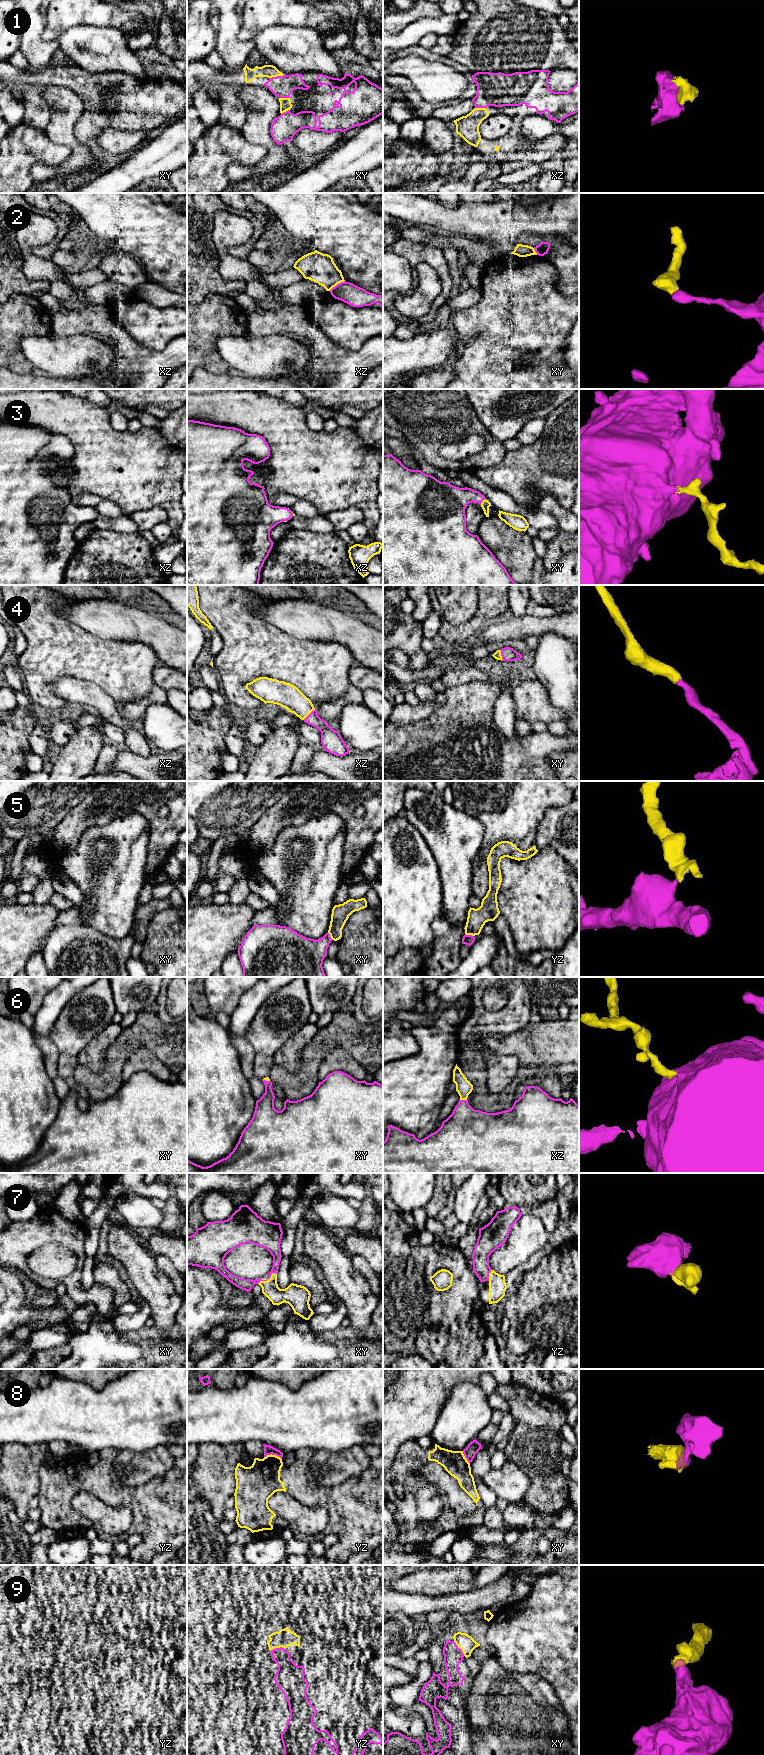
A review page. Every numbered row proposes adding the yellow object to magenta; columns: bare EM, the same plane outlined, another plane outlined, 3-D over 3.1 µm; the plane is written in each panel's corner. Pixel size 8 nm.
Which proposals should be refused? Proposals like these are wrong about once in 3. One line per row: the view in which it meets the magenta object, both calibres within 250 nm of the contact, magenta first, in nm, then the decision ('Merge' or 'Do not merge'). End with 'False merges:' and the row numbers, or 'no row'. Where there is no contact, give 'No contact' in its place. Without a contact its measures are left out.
1: Touches magenta in xy. Thickness 180 nm (magenta) against 100 nm. Merge
2: Touches magenta in xz. Thickness 160 nm (magenta) against 240 nm. Do not merge
3: Touches magenta in xy. Thickness 240 nm (magenta) against 70 nm. Merge
4: Touches magenta in xz. Thickness 140 nm (magenta) against 190 nm. Merge
5: Touches magenta in yz. Thickness 80 nm (magenta) against 160 nm. Do not merge
6: Touches magenta in xz. Thickness 380 nm (magenta) against 120 nm. Merge
7: Touches magenta in xy. Thickness 100 nm (magenta) against 160 nm. Merge
8: Touches magenta in yz. Thickness 80 nm (magenta) against 300 nm. Do not merge
9: Touches magenta in xy. Thickness 150 nm (magenta) against 140 nm. Merge
False merges: 2, 5, 8

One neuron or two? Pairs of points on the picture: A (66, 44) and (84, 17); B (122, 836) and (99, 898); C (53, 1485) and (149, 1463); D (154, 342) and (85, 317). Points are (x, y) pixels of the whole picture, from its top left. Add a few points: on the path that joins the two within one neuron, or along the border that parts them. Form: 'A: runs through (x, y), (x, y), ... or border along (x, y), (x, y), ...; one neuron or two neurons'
A: border along (102, 26), (73, 25), (68, 27), (59, 36); two neurons
B: runs through (118, 851), (112, 858), (110, 883); one neuron
C: border along (119, 1451), (113, 1467); two neurons
D: border along (111, 315), (133, 338), (146, 346); two neurons

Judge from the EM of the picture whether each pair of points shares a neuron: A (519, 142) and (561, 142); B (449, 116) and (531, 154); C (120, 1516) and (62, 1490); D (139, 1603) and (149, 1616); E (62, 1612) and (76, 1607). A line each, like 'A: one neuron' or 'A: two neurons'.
A: one neuron
B: two neurons
C: two neurons
D: one neuron
E: two neurons

